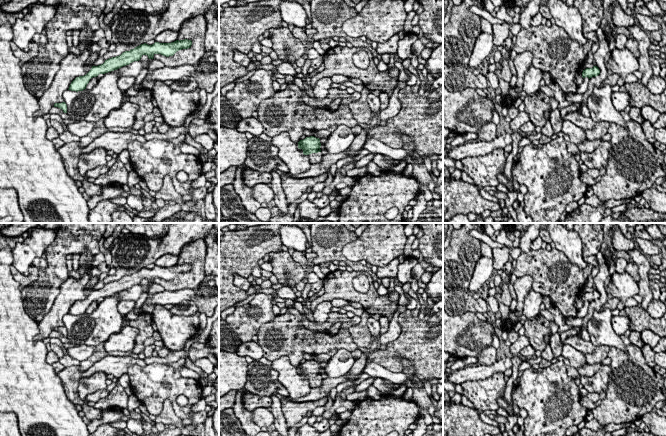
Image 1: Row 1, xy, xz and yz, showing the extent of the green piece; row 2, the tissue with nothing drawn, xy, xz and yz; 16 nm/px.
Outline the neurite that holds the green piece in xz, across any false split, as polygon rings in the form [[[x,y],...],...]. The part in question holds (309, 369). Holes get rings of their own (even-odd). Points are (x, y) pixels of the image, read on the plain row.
[[[314,360],[306,361],[298,366],[298,372],[303,374],[304,379],[321,376],[320,363]]]

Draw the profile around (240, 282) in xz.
[[[234,275],[233,284],[244,291],[248,291],[251,286],[251,283],[247,280],[247,278],[239,275]]]

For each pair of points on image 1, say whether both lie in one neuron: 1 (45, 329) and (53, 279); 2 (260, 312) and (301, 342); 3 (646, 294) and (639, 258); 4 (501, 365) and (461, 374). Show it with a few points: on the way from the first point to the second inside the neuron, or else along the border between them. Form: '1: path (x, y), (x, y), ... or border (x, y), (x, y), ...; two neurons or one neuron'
1: border (59, 292), (51, 309), (38, 323); two neurons
2: border (275, 315), (269, 322), (265, 322), (256, 334); two neurons
3: path (644, 285), (643, 267); one neuron
4: path (491, 370), (471, 373); one neuron

